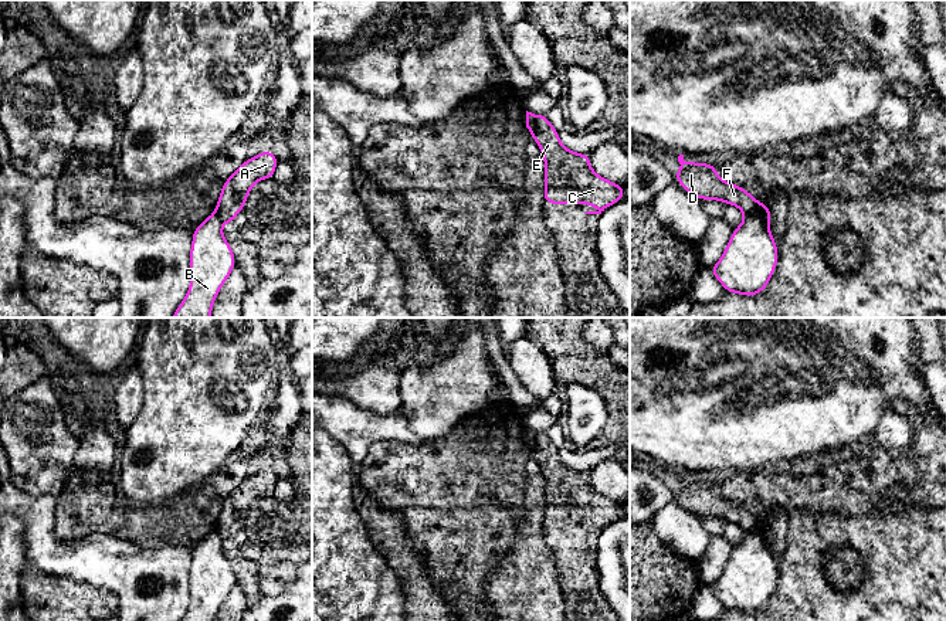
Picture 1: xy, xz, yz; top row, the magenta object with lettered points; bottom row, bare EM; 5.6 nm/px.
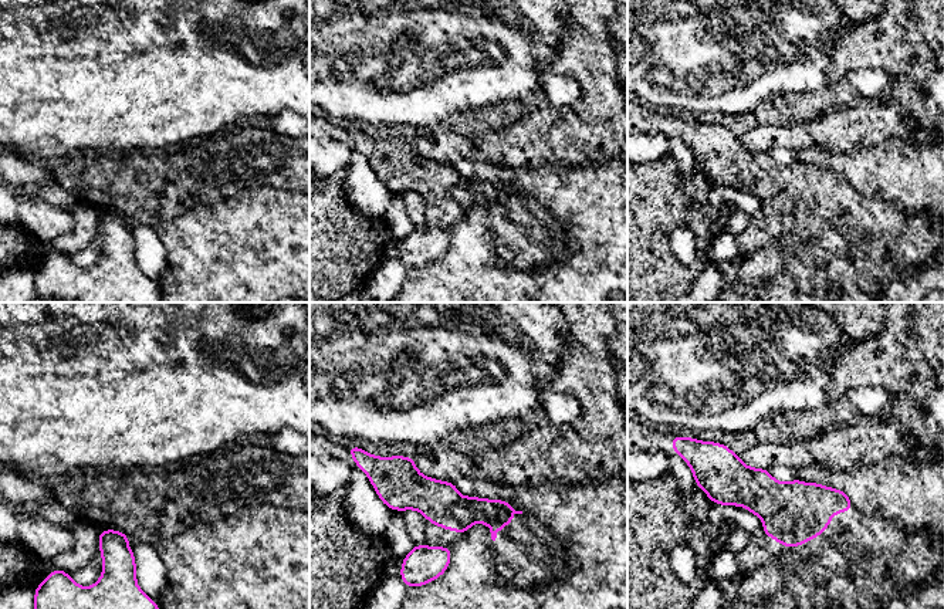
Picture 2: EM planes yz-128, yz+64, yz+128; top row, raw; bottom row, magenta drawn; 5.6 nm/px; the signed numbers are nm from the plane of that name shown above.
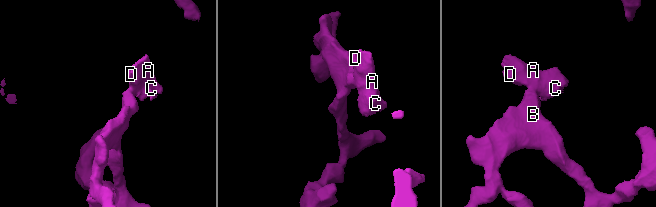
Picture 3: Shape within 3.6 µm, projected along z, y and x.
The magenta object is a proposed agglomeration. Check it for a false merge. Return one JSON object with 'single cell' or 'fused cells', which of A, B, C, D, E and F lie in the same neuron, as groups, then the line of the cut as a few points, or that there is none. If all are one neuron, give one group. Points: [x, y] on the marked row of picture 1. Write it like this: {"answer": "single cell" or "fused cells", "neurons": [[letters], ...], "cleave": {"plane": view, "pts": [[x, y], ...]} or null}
{"answer": "fused cells", "neurons": [["A", "C", "D", "E", "F"], ["B"]], "cleave": {"plane": "yz", "pts": [[745, 214], [756, 214], [768, 227]]}}

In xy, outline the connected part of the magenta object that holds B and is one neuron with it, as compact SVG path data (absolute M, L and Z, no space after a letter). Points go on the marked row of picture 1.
M216 213L193 230L190 288L172 318L210 318L214 301L235 267Z

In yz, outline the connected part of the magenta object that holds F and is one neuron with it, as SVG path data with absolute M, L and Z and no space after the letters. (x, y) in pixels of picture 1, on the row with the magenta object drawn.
M684 155L678 156L681 170L674 173L681 187L701 200L718 200L723 204L736 206L743 216L757 216L770 227L772 214L769 206L757 201L743 187L722 180L718 176L716 166L709 163L685 162Z

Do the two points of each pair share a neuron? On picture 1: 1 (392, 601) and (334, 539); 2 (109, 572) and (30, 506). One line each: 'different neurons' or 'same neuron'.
1: same neuron
2: same neuron

